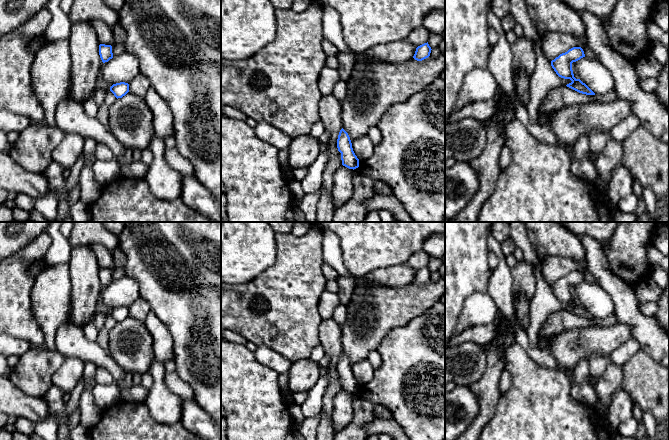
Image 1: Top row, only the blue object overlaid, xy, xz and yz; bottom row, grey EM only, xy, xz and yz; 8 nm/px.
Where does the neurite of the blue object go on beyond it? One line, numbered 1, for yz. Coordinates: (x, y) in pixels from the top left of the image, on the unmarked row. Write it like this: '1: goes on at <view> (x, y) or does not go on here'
1: does not go on here

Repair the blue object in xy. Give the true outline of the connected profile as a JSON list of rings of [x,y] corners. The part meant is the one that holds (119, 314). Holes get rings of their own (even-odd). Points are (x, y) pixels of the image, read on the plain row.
[[[125,306],[113,308],[110,311],[110,315],[114,318],[114,320],[117,323],[122,322],[129,316],[129,308]]]

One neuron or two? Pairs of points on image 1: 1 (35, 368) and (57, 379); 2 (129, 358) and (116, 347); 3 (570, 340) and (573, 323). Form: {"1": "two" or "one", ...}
{"1": "two", "2": "one", "3": "two"}

